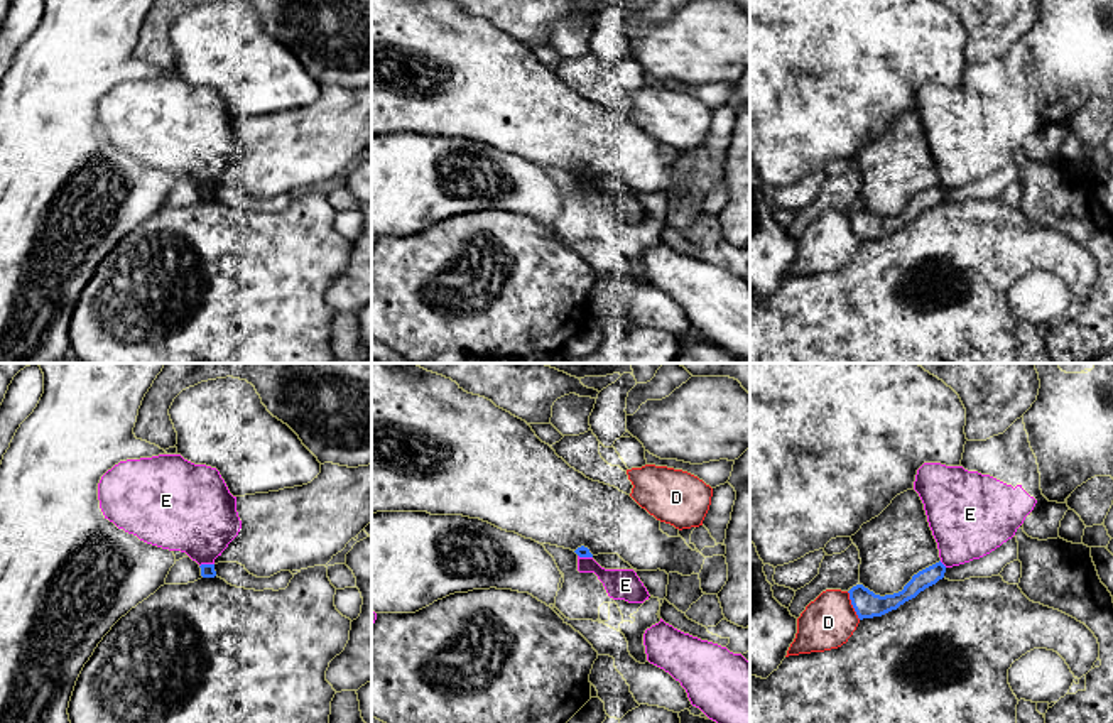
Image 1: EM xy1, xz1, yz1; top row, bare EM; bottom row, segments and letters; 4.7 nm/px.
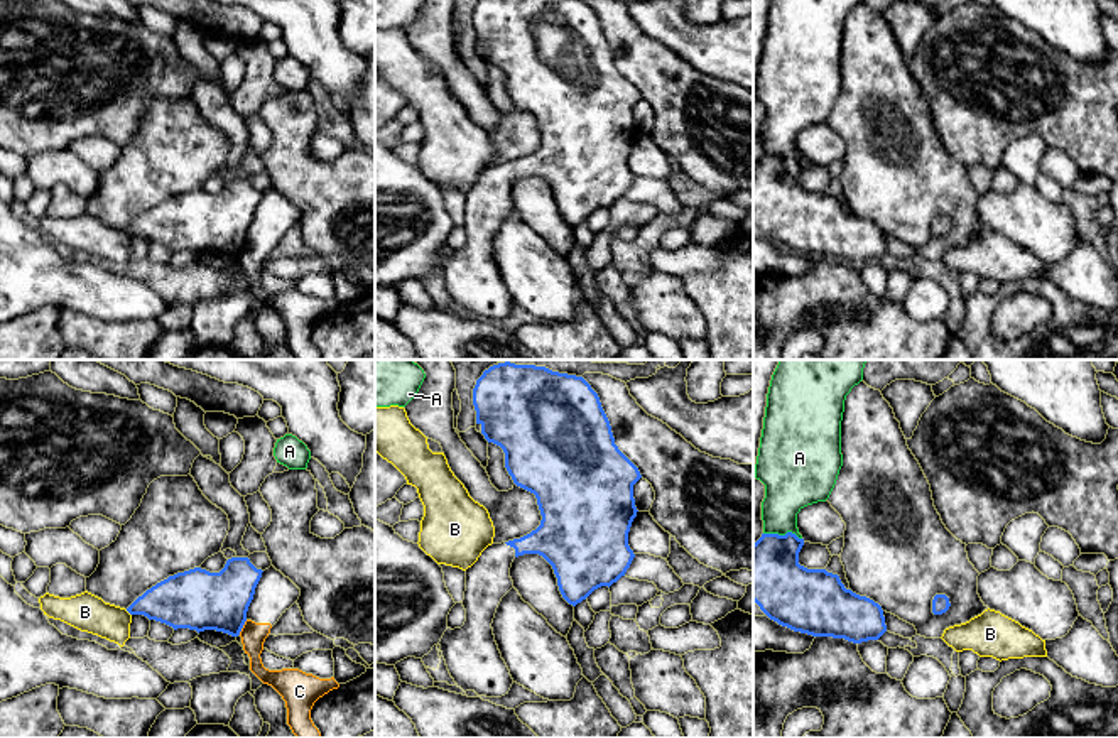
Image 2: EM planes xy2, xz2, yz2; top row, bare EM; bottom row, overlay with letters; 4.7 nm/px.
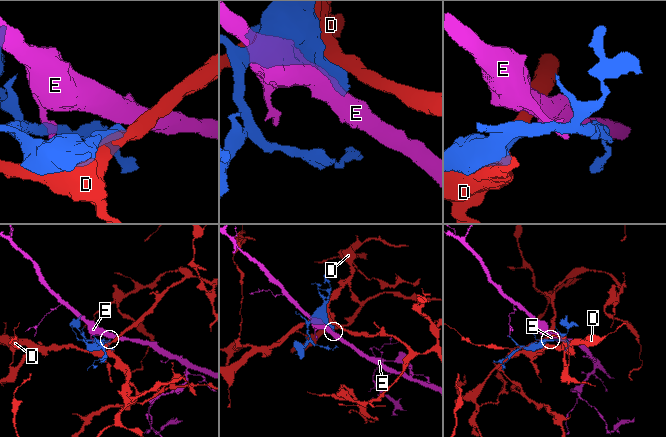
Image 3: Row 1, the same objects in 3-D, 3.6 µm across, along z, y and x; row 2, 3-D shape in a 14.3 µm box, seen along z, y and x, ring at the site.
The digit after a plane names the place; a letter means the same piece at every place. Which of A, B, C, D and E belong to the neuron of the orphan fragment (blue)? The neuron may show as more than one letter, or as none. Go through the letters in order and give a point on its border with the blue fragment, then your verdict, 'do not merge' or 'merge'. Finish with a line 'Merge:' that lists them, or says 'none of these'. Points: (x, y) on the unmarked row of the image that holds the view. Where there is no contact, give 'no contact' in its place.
A: meets blue in yz2 at (782, 157); do not merge
B: meets blue in xy2 at (129, 233); do not merge
C: meets blue in xy2 at (242, 249); do not merge
D: meets blue in yz1 at (852, 225); do not merge
E: meets blue in xy1 at (206, 186); do not merge
Merge: none of these

